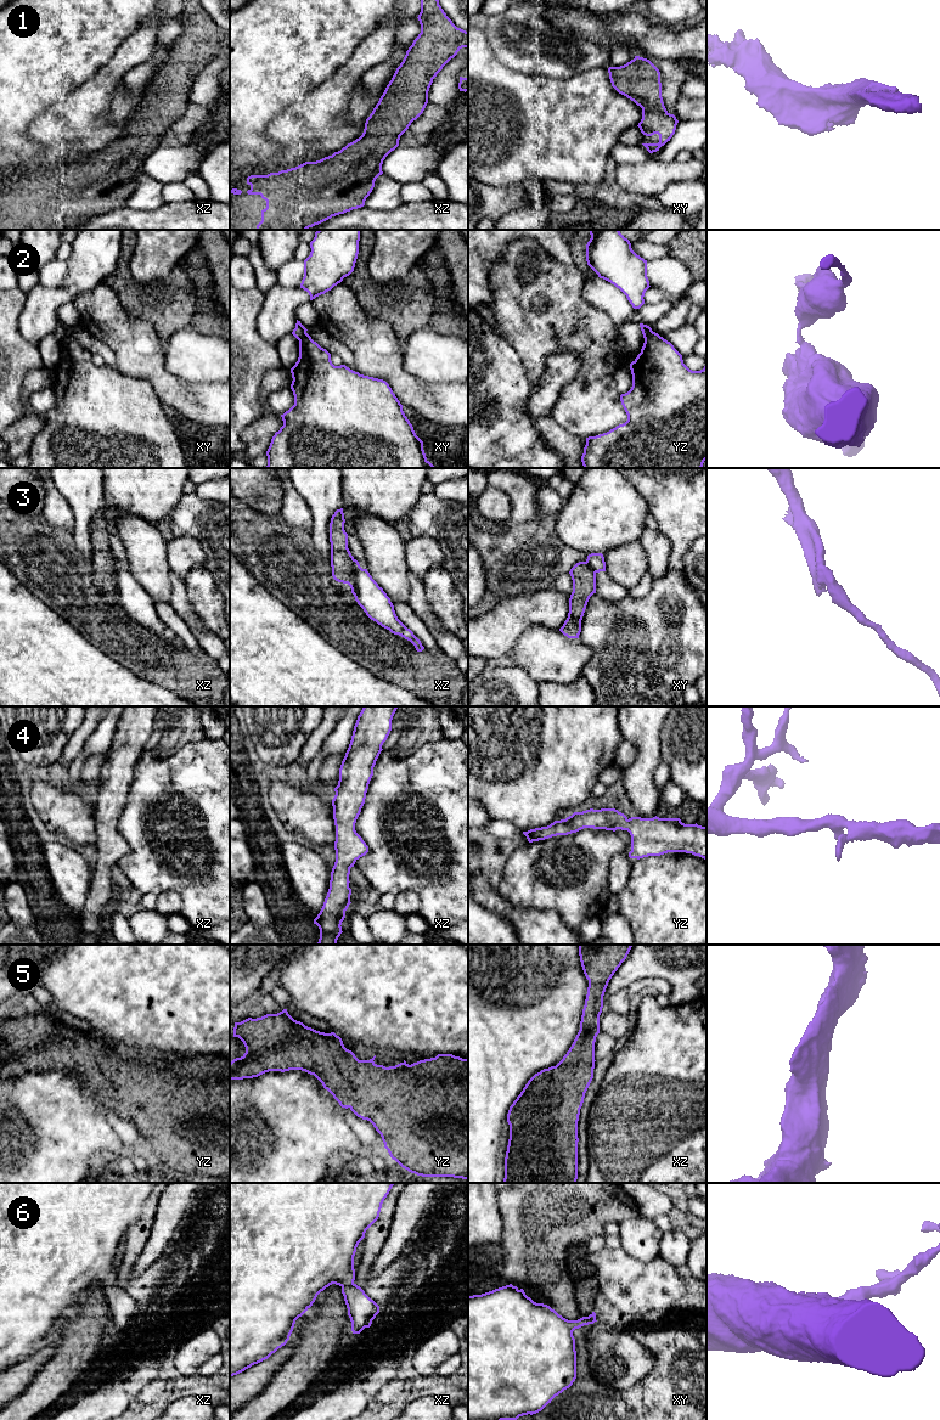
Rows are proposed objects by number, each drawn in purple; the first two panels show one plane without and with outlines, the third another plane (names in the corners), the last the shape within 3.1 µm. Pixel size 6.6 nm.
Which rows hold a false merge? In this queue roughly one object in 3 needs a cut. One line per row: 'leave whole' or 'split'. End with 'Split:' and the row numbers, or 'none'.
1: leave whole
2: split
3: split
4: leave whole
5: leave whole
6: leave whole
Split: 2, 3

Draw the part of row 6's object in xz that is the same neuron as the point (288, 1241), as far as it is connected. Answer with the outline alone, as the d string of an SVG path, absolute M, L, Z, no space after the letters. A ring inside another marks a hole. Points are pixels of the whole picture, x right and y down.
M230 1183L230 1377L285 1346L295 1320L332 1284L342 1287L353 1334L371 1326L379 1306L354 1283L354 1256L366 1230L378 1219L382 1204L394 1184Z

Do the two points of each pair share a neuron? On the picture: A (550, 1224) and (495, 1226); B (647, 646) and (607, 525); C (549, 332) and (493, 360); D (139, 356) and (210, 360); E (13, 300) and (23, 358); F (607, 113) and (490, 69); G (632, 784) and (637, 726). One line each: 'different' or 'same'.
A: different
B: different
C: different
D: different
E: same
F: same
G: same

